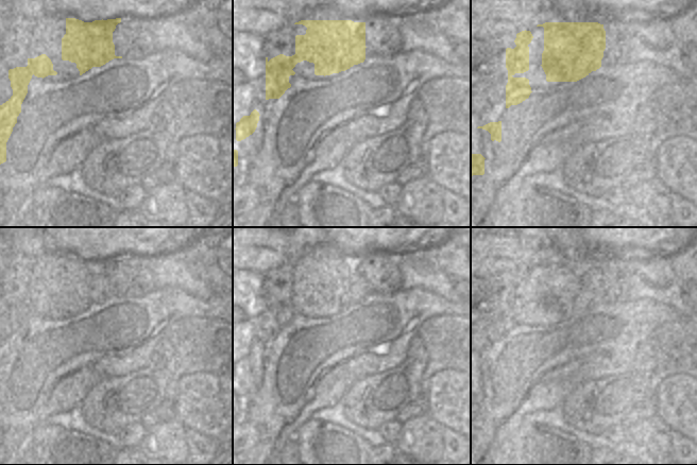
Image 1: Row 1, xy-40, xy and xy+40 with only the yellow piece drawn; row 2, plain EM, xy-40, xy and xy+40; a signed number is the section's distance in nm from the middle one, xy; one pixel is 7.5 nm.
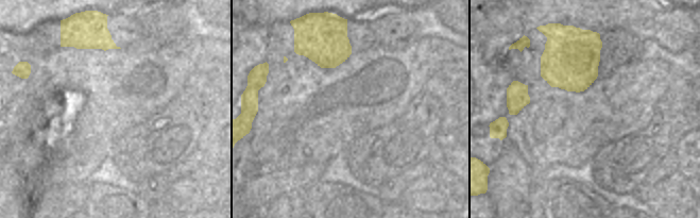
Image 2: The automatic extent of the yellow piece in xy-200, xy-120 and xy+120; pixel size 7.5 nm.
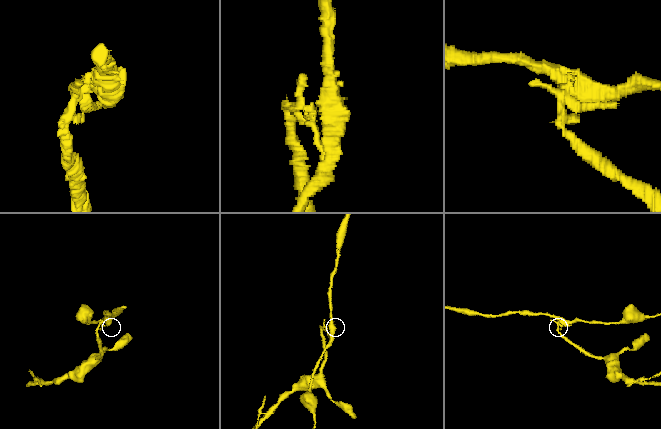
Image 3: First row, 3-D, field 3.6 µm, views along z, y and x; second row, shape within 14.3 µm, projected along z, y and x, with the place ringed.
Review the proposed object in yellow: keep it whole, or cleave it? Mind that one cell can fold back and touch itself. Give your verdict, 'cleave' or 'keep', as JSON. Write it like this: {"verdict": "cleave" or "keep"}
{"verdict": "cleave"}

